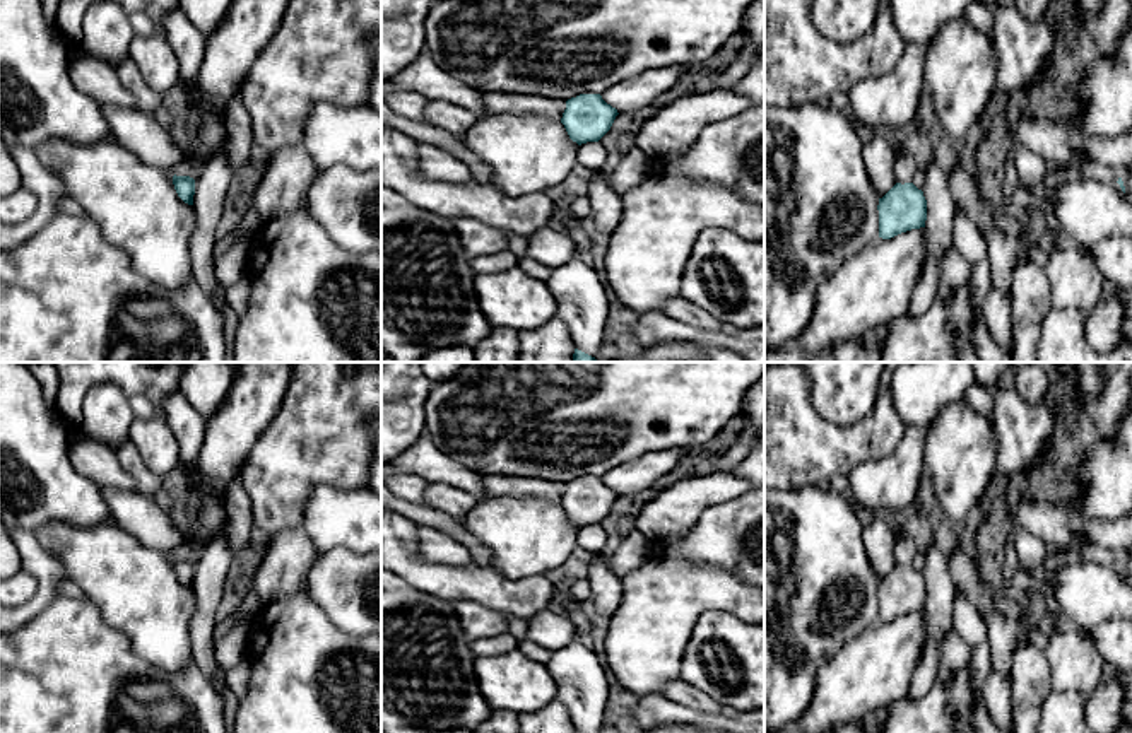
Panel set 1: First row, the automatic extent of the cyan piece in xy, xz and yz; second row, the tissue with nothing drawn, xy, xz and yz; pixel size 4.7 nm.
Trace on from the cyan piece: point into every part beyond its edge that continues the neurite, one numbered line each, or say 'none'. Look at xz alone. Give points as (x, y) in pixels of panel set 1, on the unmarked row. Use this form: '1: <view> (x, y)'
none

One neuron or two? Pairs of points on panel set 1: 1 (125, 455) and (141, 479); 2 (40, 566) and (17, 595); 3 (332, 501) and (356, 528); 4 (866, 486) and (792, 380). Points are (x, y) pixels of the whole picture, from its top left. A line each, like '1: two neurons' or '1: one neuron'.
1: one neuron
2: two neurons
3: one neuron
4: two neurons

